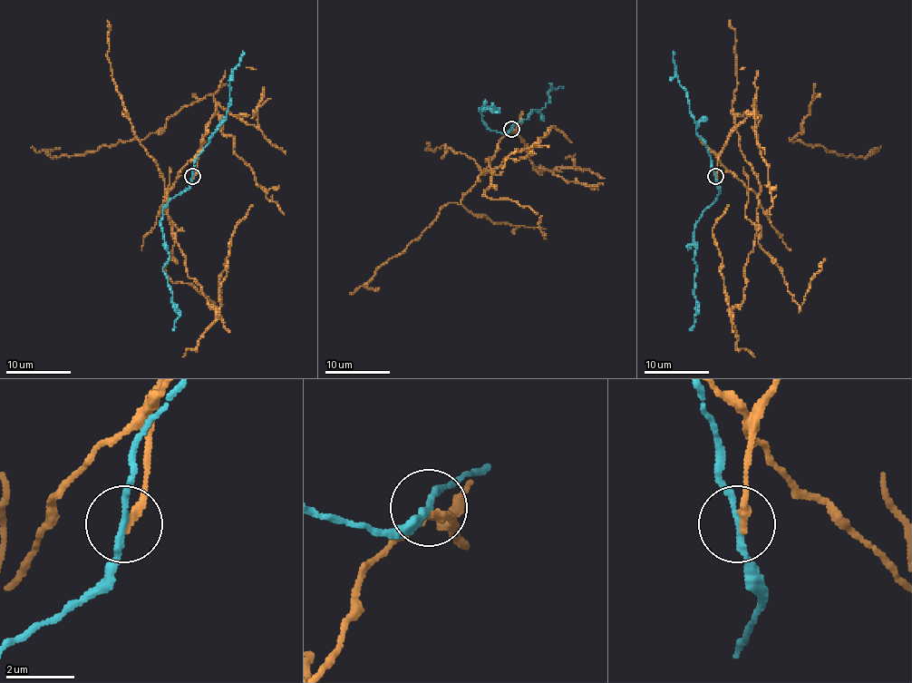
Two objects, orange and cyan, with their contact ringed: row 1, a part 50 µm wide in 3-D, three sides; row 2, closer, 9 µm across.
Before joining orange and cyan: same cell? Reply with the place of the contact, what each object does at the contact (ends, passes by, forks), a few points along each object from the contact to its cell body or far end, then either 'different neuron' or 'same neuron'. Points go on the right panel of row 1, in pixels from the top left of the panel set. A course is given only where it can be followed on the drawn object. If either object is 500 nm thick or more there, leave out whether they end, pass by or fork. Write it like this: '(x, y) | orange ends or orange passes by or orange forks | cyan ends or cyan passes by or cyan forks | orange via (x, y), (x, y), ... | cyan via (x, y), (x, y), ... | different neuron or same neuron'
(715, 176) | orange ends | cyan passes by | orange via (715, 177), (717, 159), (748, 191), (745, 216), (756, 234), (743, 301), (732, 307), (713, 230), (729, 205) | cyan via (715, 177), (719, 189), (717, 198), (696, 224), (694, 293), (697, 309), (694, 326), (689, 330) | different neuron

